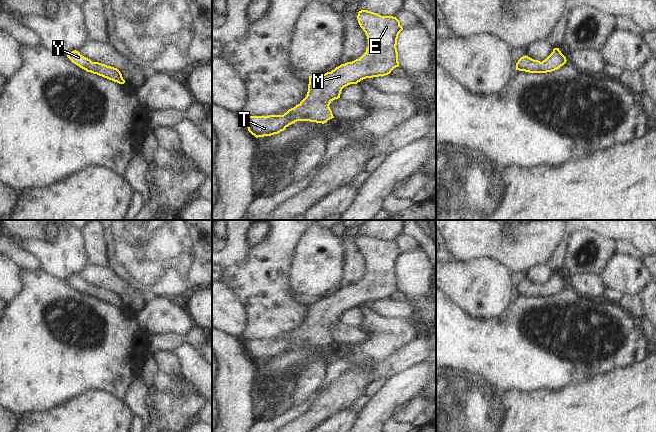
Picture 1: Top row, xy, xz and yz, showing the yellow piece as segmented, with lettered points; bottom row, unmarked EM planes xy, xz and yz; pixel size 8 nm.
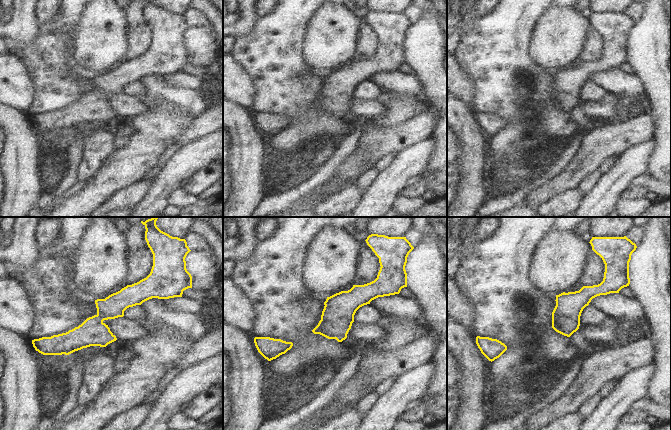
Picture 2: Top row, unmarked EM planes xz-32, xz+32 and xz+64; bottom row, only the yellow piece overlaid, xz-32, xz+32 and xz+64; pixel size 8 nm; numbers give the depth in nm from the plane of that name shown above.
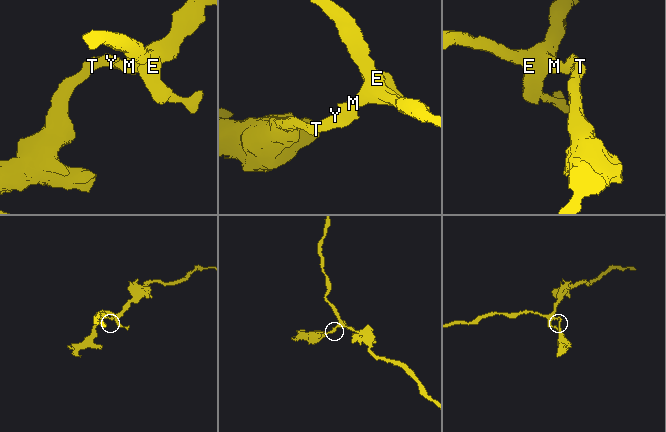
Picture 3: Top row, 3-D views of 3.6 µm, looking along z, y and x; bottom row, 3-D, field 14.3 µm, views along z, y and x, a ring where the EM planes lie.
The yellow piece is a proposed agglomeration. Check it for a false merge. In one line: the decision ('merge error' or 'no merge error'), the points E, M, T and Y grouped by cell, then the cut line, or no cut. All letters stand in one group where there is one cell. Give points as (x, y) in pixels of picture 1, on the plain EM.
no merge error; E M T Y; no cut

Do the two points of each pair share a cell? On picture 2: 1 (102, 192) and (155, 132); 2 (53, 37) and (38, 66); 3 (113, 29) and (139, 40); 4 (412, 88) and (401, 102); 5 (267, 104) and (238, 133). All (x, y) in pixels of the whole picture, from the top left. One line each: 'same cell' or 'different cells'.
1: same cell
2: same cell
3: different cells
4: different cells
5: different cells

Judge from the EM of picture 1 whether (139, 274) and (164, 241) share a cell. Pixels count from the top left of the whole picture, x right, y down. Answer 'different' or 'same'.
same

